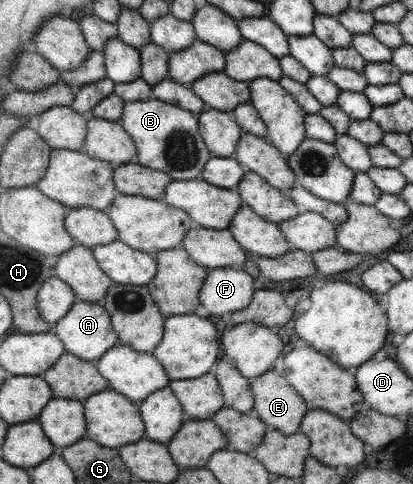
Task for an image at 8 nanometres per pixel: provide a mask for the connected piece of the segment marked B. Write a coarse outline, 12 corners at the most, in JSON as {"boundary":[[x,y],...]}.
{"boundary":[[155,98],[125,102],[134,162],[172,180],[211,156],[197,115]]}

